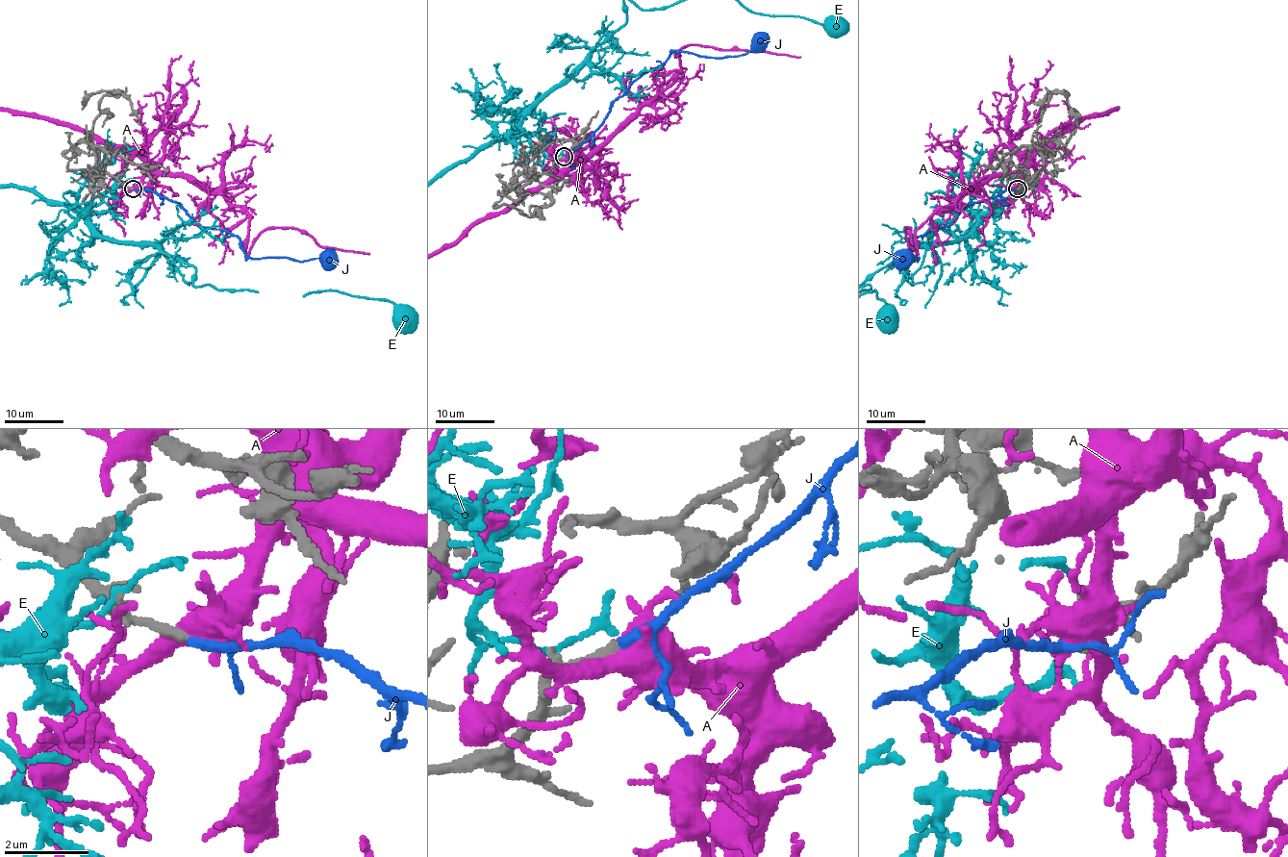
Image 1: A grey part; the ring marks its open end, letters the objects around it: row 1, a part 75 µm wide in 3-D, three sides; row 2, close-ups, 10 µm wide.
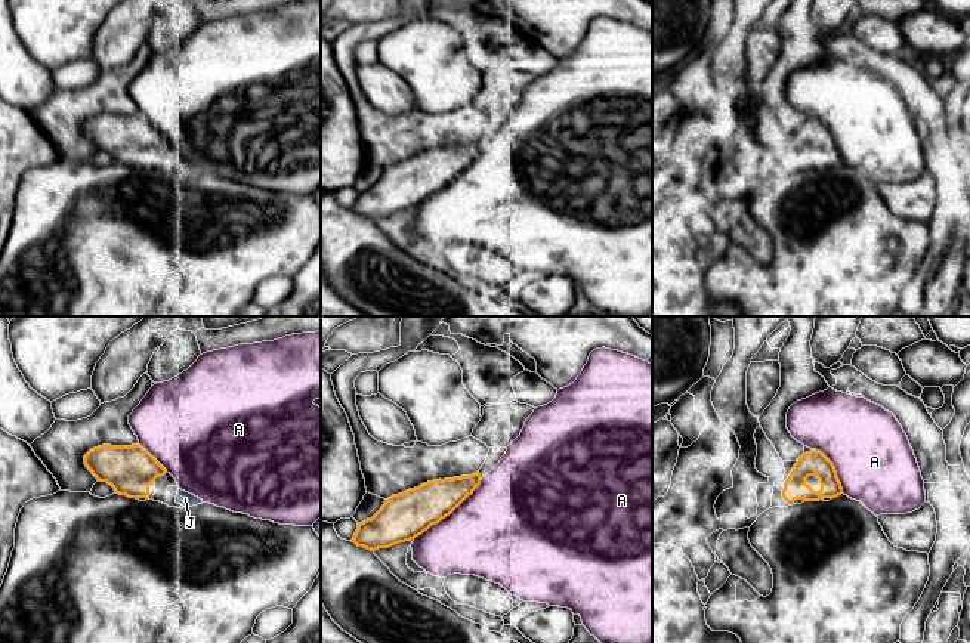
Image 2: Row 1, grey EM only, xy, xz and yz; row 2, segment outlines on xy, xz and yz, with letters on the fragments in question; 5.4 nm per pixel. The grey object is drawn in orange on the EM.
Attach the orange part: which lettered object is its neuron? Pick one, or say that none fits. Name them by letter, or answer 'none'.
J

